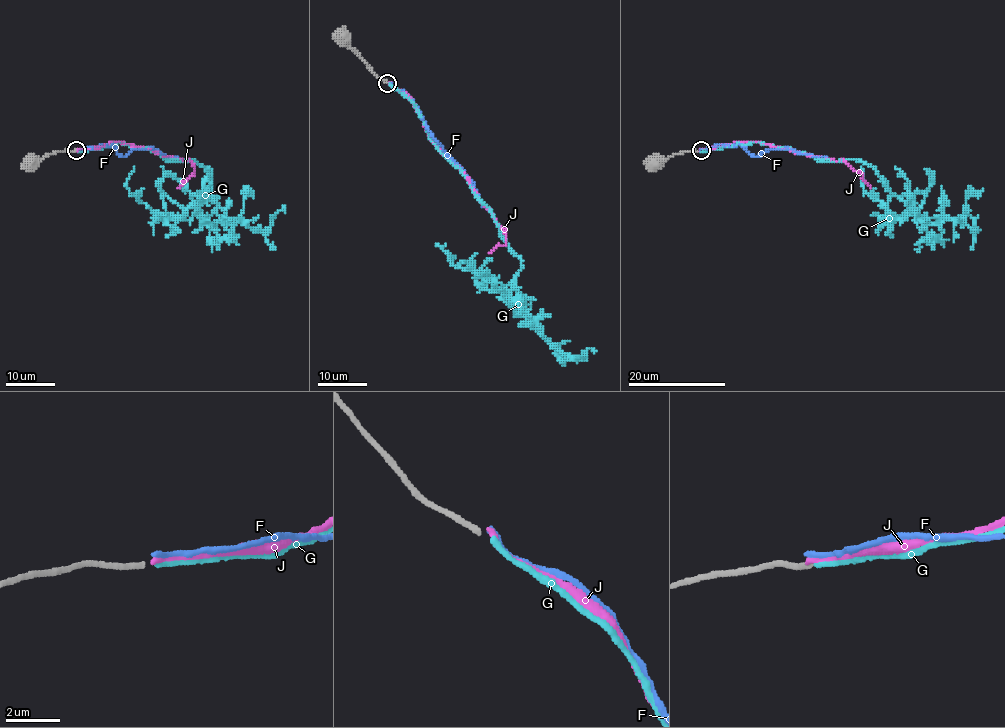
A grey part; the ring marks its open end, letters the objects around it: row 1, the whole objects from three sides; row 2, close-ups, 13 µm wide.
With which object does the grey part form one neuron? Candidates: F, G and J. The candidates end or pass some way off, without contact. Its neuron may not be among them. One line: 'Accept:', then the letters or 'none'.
Accept: G

